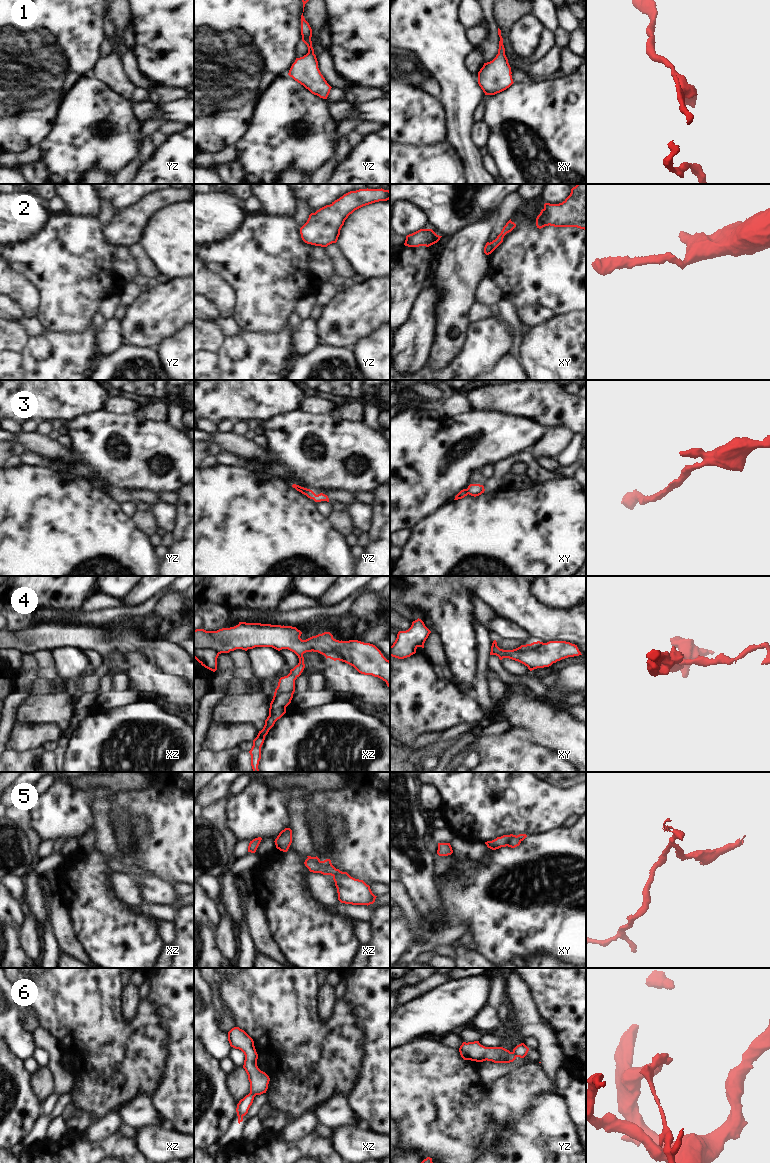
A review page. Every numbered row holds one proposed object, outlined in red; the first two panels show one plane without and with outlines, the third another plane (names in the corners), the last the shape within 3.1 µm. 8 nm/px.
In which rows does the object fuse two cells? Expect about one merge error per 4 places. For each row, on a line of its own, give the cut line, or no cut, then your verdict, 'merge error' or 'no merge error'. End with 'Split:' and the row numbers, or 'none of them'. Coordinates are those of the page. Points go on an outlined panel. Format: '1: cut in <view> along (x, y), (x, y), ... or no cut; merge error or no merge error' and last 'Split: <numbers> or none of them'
1: no cut; no merge error
2: no cut; no merge error
3: no cut; no merge error
4: no cut; no merge error
5: cut in xy along (520, 839), (511, 836), (506, 845); merge error
6: cut in xz along (250, 1092), (255, 1095); merge error
Split: 5, 6

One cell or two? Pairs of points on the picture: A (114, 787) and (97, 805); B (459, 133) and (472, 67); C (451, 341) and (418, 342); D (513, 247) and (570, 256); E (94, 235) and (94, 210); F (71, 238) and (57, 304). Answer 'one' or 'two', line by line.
A: two
B: two
C: two
D: one
E: two
F: one

